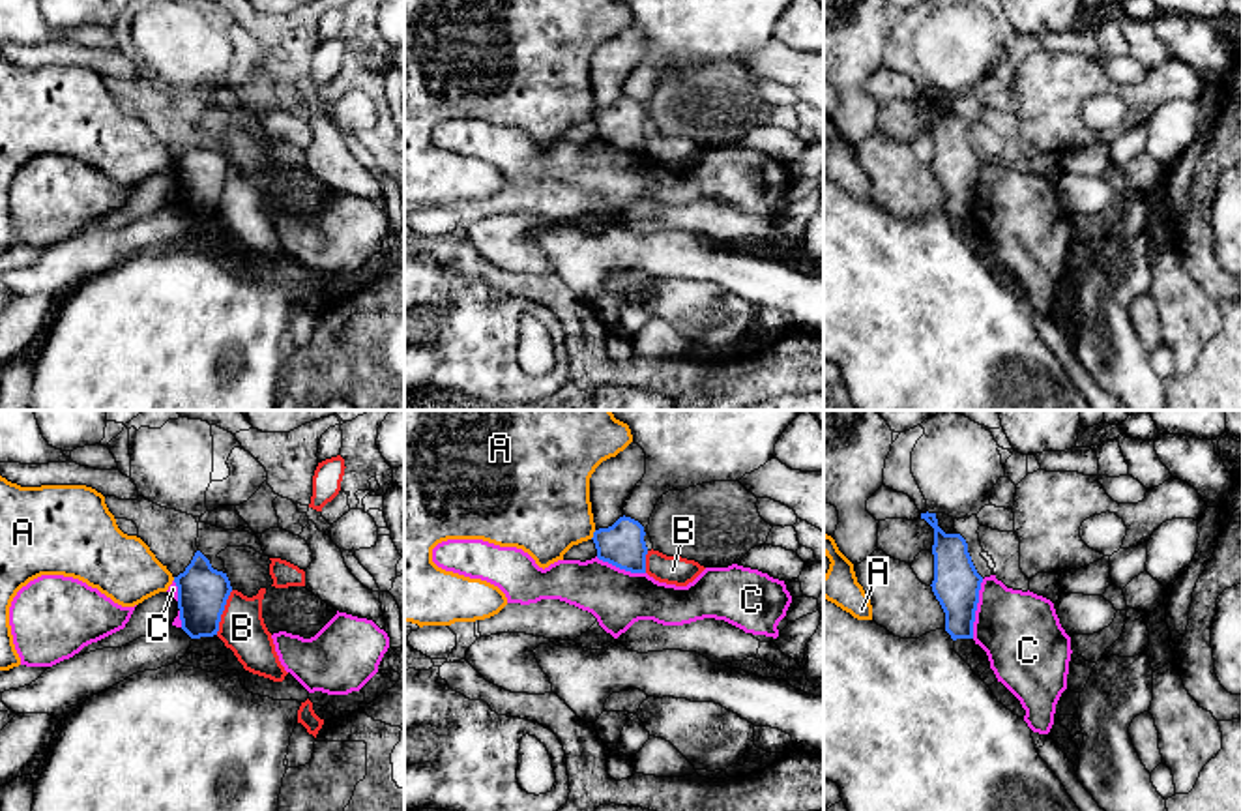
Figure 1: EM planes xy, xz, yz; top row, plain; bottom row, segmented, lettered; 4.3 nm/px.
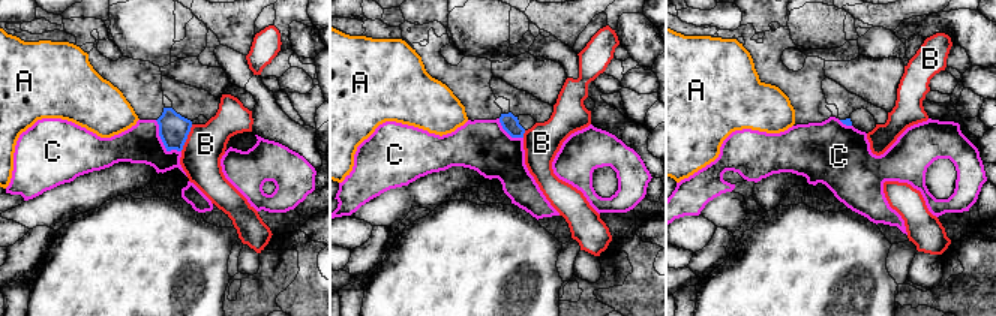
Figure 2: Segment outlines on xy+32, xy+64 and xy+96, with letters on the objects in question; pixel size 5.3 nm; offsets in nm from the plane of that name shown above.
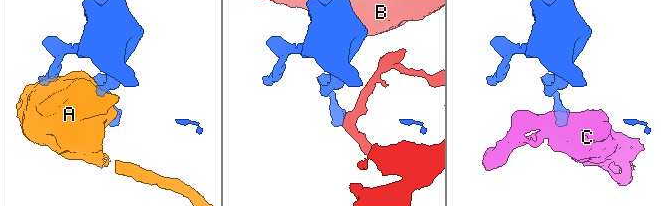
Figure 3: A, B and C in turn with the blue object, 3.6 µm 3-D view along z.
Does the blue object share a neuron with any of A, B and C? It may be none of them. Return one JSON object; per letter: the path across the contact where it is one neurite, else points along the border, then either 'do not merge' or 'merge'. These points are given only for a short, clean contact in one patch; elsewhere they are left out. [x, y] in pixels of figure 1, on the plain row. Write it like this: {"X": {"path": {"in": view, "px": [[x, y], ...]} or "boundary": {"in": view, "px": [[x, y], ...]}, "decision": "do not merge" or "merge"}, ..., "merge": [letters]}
{"A": {"decision": "do not merge"}, "B": {"decision": "do not merge"}, "C": {"boundary": {"in": "yz", "px": [[983, 160], [978, 171], [972, 218]]}, "decision": "do not merge"}, "merge": []}

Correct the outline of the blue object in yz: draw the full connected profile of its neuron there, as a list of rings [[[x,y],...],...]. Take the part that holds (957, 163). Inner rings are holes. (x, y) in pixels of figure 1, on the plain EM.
[[[921,94],[934,109],[932,172],[945,193],[945,212],[953,221],[973,219],[973,202],[983,157],[977,154],[968,124],[960,114],[945,114],[936,94]]]

